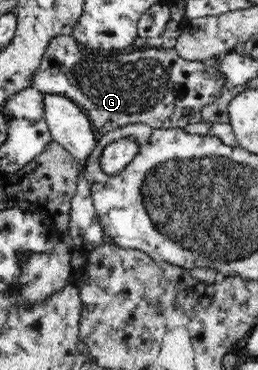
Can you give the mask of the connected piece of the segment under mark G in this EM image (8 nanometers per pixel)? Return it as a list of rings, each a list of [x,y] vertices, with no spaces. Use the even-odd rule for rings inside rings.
[[[54,35],[50,38],[49,45],[46,46],[43,57],[29,81],[31,87],[42,94],[58,93],[70,97],[87,114],[98,135],[136,124],[170,129],[184,128],[194,122],[204,122],[202,108],[210,105],[226,90],[224,73],[218,71],[213,62],[188,61],[176,52],[175,47],[163,48],[158,43],[149,44],[141,51],[124,54],[98,49],[96,64],[92,64],[92,60],[94,60],[94,56],[86,54],[84,48],[72,35]]]

